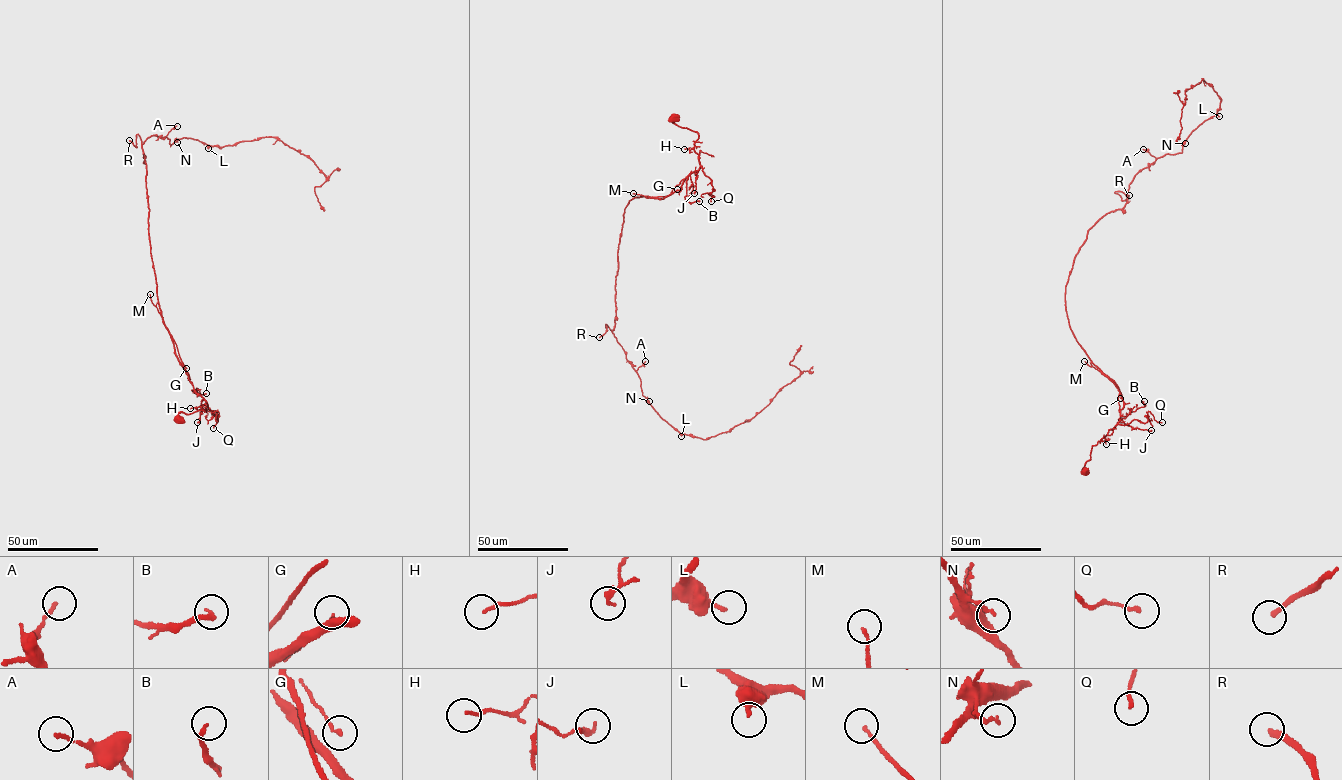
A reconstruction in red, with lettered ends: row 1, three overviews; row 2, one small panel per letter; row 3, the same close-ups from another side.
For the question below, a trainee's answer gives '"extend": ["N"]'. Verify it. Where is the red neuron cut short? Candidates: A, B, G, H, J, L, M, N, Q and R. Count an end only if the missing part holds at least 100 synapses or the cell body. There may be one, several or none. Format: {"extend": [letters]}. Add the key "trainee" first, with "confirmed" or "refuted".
{"trainee": "refuted", "extend": []}

